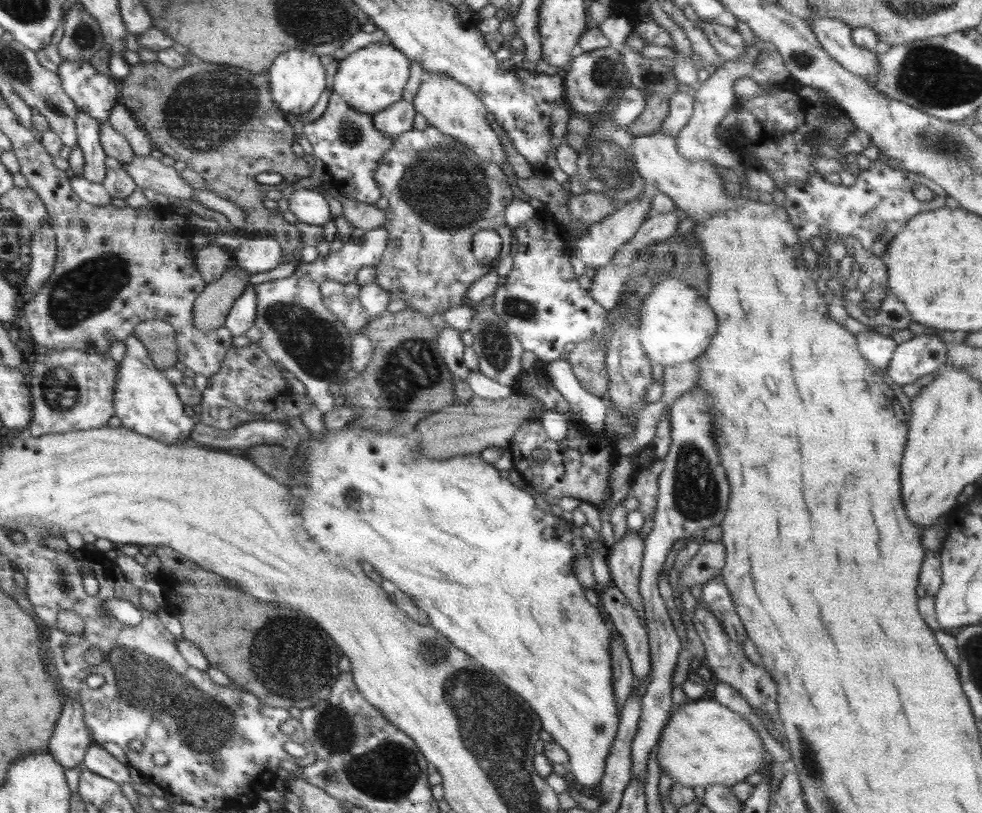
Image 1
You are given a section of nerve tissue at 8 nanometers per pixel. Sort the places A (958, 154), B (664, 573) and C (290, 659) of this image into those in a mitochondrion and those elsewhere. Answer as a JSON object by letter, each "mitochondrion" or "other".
{"A":"mitochondrion","B":"other","C":"mitochondrion"}

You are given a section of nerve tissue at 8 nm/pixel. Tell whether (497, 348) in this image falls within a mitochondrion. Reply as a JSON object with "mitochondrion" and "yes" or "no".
{"mitochondrion":"yes"}

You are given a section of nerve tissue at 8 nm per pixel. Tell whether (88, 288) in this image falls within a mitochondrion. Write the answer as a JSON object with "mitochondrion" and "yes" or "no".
{"mitochondrion":"yes"}

